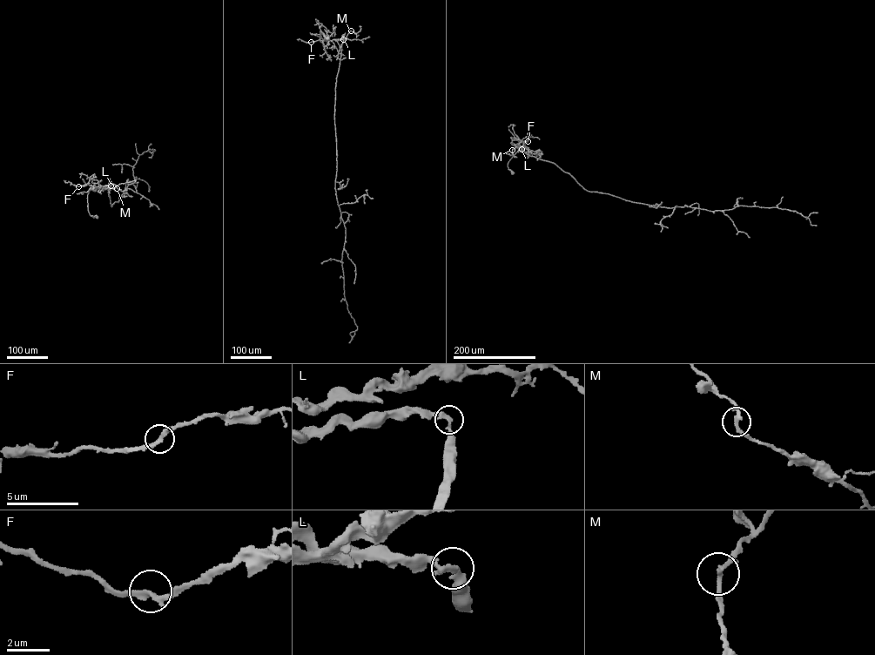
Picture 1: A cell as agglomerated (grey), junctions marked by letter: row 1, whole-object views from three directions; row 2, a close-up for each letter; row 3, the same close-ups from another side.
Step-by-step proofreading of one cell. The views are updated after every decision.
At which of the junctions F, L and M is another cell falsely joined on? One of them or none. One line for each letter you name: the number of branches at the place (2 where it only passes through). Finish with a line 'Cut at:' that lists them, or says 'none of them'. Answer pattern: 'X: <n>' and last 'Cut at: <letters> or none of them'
Cut at: none of them

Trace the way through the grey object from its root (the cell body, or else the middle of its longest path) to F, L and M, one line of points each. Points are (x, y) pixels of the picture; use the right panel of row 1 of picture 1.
F: (513, 172), (508, 169), (508, 162), (528, 141)
L: (513, 172), (508, 163), (523, 145), (521, 149)
M: (513, 172), (508, 163), (523, 145), (521, 148), (516, 147), (512, 150)

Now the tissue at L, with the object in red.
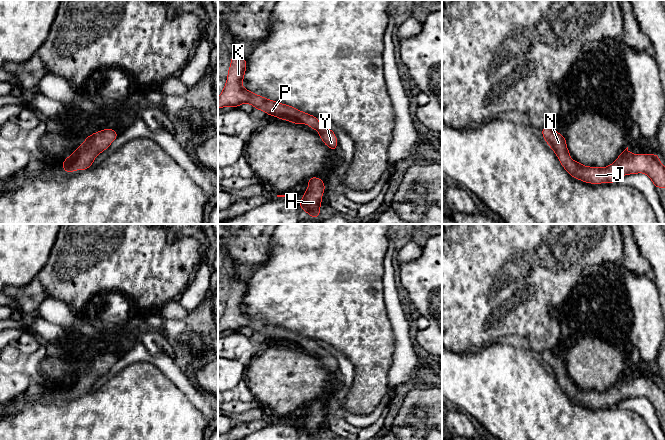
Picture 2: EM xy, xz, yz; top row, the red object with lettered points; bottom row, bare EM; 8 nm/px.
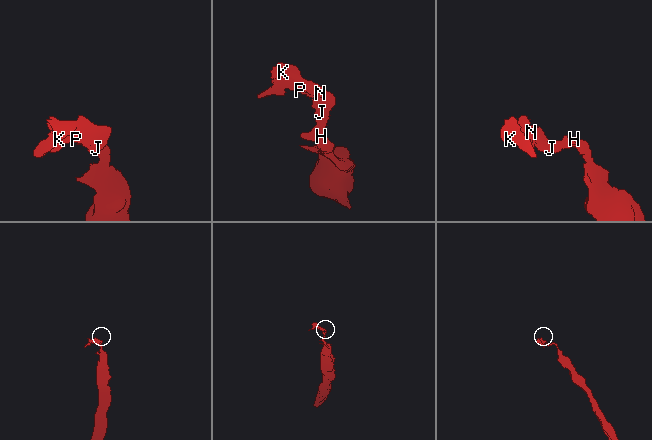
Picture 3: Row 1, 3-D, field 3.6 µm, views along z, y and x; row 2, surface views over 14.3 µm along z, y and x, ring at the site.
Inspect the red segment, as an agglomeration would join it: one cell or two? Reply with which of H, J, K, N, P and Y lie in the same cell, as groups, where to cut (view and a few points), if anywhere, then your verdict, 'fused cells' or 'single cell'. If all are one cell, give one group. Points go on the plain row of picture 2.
groups H J K N P Y; cut none; single cell

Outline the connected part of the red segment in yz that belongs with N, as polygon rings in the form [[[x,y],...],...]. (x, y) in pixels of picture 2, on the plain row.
[[[546,350],[541,353],[541,356],[562,390],[573,402],[597,409],[600,406],[614,407],[619,401],[627,398],[646,397],[655,411],[665,412],[665,391],[657,378],[634,379],[628,375],[627,371],[612,389],[604,392],[588,391],[571,384],[565,361],[552,351]]]

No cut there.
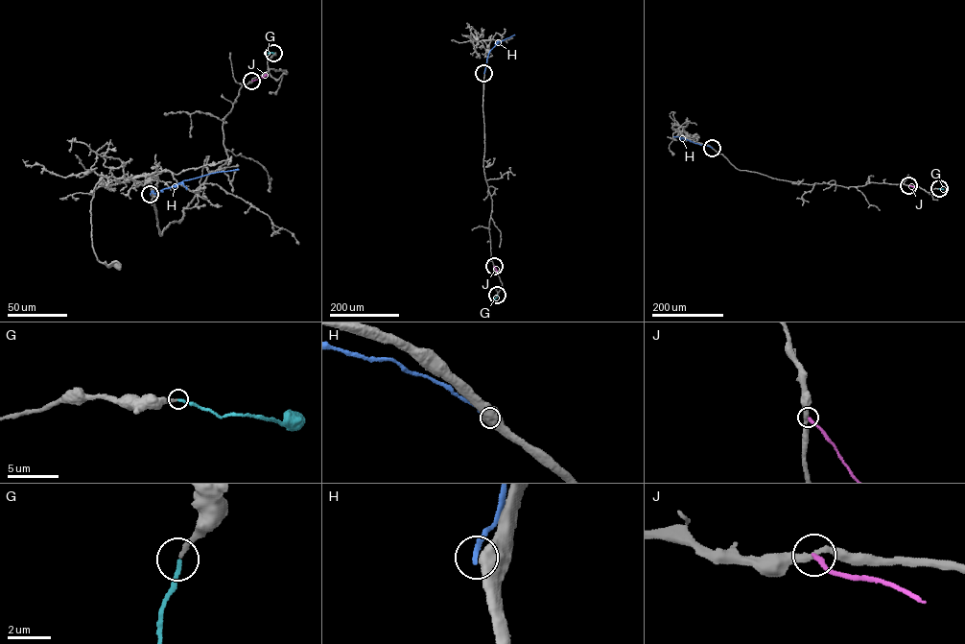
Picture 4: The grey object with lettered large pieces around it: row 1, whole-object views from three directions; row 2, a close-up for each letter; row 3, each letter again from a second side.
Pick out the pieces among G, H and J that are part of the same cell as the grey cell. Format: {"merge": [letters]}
{"merge": ["G"]}

